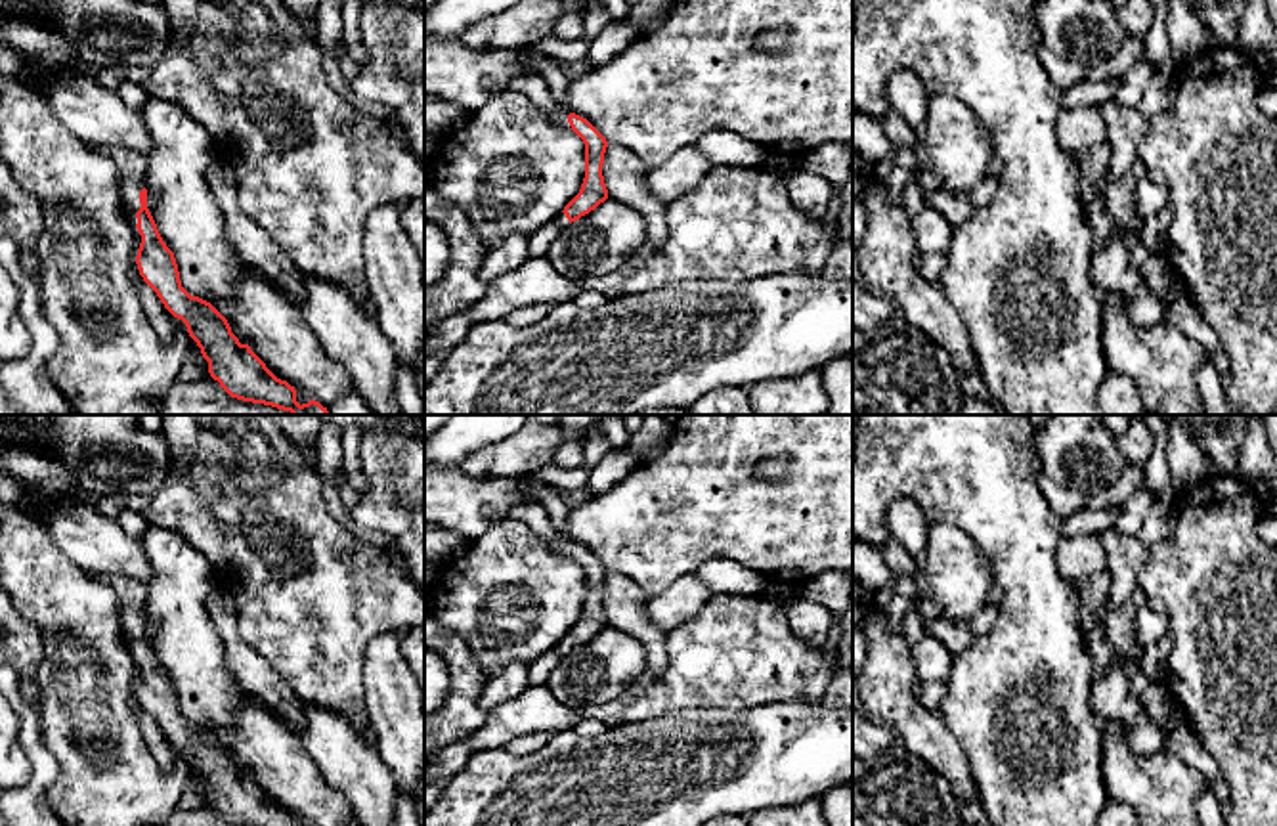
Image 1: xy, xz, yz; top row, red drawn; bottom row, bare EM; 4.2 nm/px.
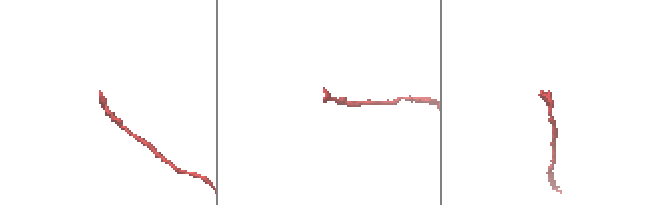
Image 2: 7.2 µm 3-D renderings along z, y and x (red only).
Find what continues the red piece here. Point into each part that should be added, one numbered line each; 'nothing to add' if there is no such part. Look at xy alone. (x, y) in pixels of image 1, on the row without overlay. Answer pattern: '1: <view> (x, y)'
1: xy (132, 593)

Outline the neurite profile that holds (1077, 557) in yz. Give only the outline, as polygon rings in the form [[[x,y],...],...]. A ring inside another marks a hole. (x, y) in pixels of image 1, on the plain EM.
[[[1101,532],[1063,537],[1055,549],[1055,566],[1072,583],[1105,570]]]

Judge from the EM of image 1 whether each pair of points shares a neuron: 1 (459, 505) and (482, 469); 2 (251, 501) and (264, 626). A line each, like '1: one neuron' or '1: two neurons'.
1: two neurons
2: one neuron

